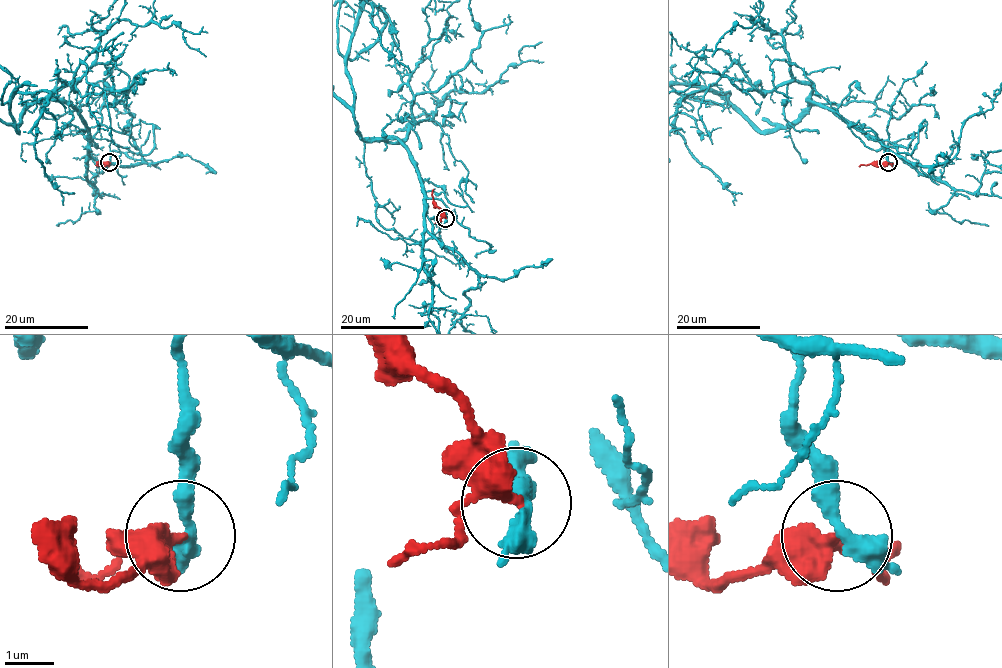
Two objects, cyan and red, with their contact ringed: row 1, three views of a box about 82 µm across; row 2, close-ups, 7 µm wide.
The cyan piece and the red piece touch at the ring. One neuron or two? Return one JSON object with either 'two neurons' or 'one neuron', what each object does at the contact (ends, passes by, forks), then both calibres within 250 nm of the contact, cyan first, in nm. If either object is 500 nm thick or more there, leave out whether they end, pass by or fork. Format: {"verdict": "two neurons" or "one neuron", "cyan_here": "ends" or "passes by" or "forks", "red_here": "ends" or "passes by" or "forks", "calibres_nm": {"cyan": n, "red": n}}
{"verdict": "two neurons", "cyan_here": "passes by", "red_here": "passes by", "calibres_nm": {"cyan": 340, "red": 360}}

